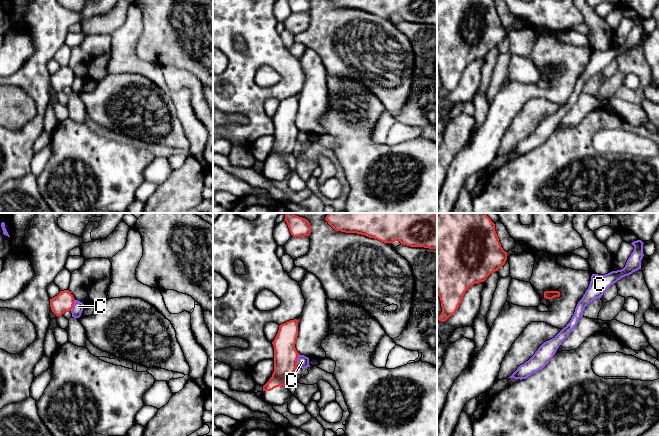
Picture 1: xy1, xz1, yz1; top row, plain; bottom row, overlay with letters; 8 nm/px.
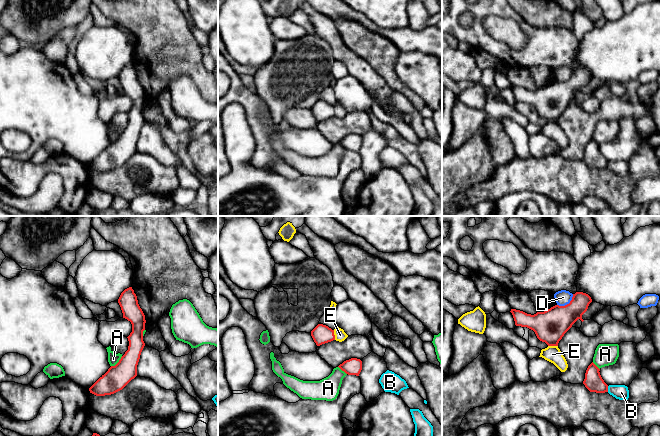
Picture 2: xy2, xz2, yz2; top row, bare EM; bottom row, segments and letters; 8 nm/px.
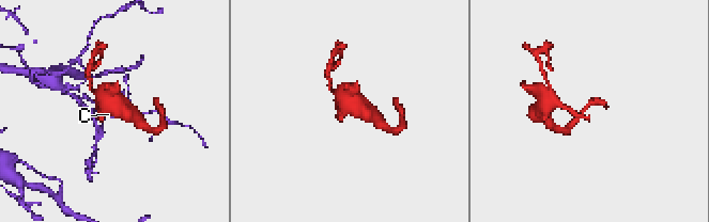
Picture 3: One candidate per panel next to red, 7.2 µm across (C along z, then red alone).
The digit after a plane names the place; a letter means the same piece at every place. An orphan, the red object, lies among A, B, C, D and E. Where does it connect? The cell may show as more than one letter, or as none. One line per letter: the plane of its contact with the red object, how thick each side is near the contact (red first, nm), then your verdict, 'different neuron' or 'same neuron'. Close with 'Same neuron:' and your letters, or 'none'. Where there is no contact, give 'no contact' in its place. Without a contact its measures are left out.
A: xy2 | 190/90 nm | different neuron
B: yz2 | 150/120 nm | different neuron
C: xy1 | 160/90 nm | different neuron
D: yz2 | 260/120 nm | different neuron
E: xz2 | 160/90 nm | different neuron
Same neuron: none

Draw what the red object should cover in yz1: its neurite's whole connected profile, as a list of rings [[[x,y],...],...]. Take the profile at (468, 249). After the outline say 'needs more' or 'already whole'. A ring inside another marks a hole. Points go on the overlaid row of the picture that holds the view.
[[[437,213],[437,293],[442,312],[437,317],[446,321],[458,309],[467,289],[484,282],[507,260],[495,231],[495,224],[486,213]]]; already whole

